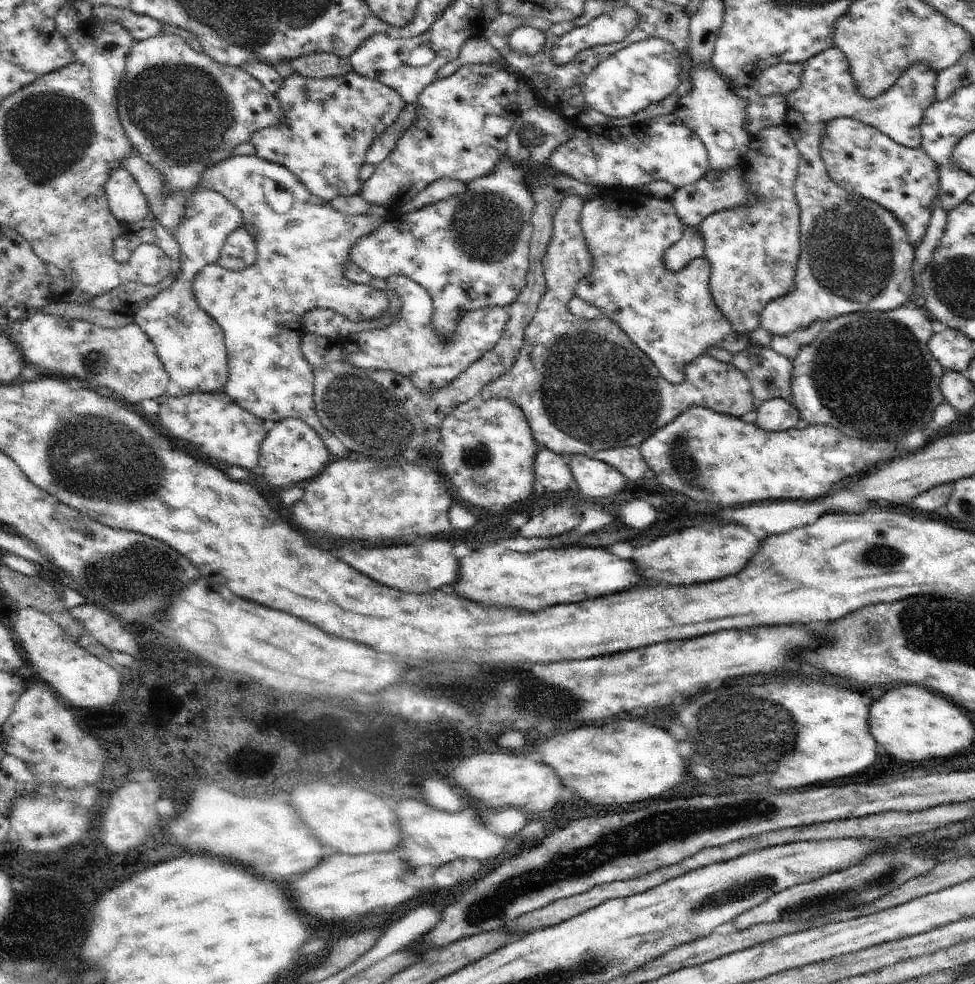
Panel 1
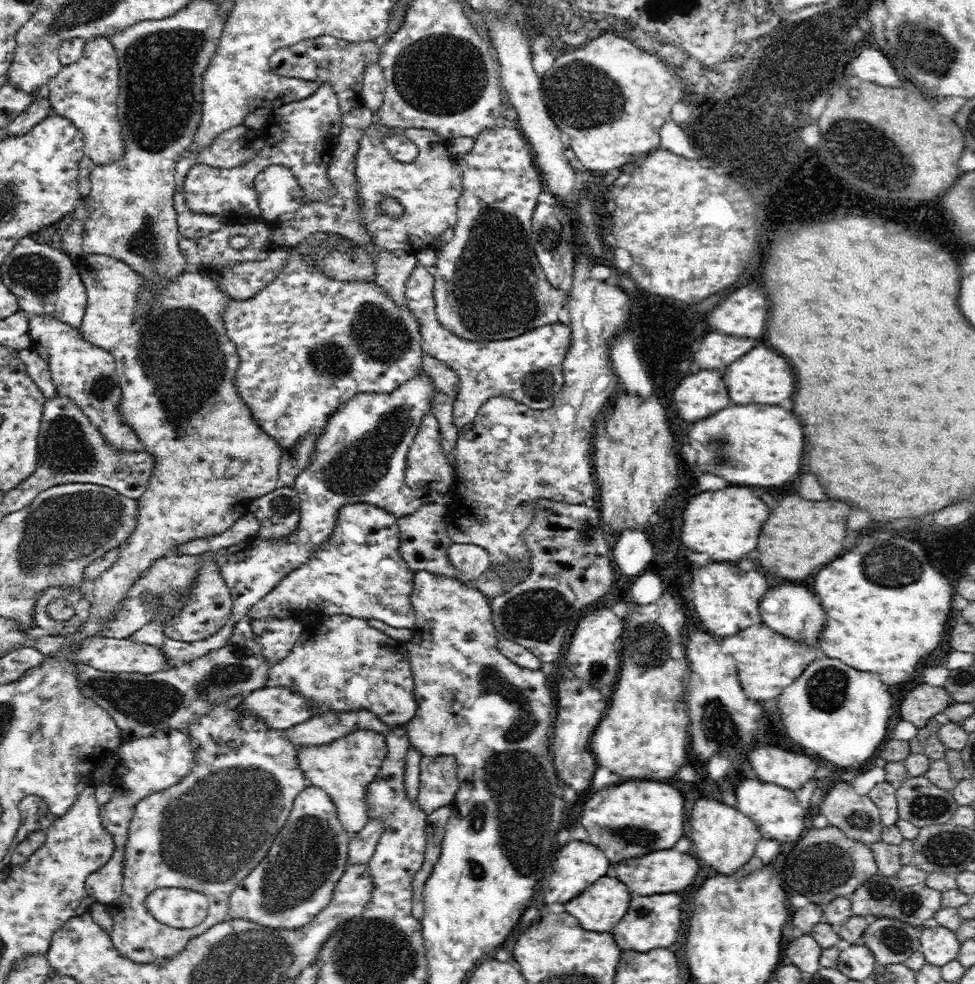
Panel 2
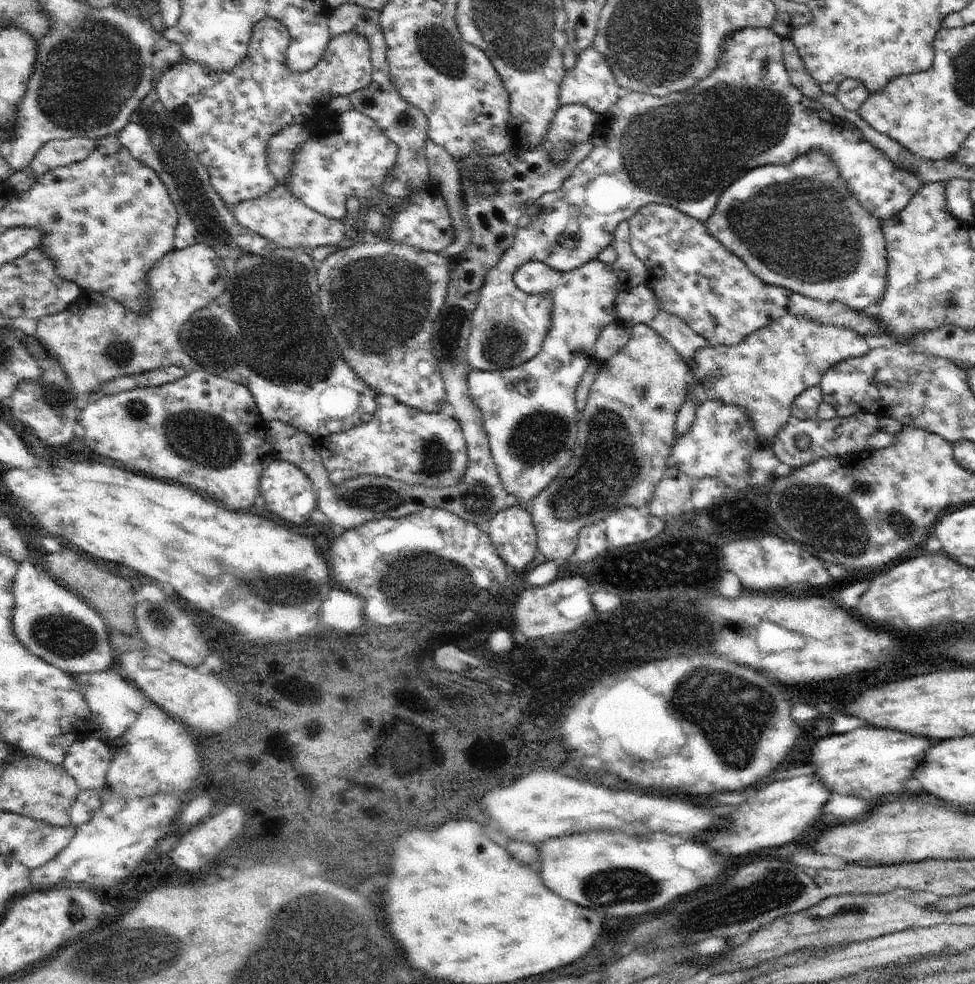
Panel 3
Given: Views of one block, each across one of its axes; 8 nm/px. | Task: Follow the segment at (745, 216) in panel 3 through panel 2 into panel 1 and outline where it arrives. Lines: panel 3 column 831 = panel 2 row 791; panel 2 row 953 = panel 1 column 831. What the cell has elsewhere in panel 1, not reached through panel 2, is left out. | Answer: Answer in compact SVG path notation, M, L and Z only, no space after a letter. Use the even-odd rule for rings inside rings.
M835 118L821 132L821 160L833 184L849 194L867 198L889 210L907 234L907 242L915 248L925 236L931 220L933 200L939 192L937 164L925 150L909 150L887 138L879 128L867 126L853 118Z

